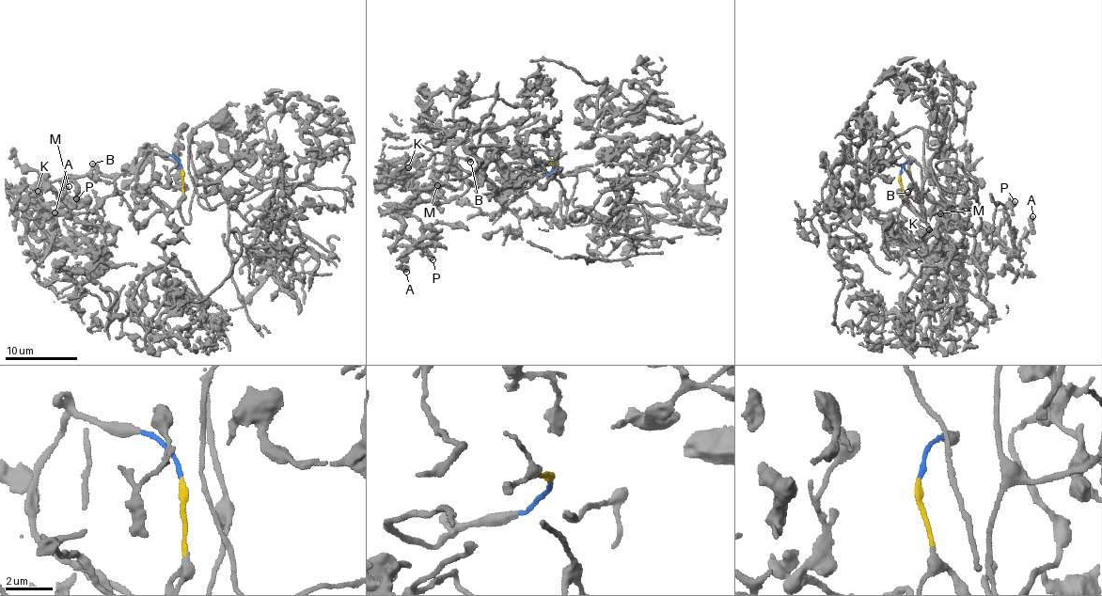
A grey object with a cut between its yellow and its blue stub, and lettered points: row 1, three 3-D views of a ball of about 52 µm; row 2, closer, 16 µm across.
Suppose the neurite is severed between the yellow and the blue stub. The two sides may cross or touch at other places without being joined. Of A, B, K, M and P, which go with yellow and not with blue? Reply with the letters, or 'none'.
A, B, K, M, P

